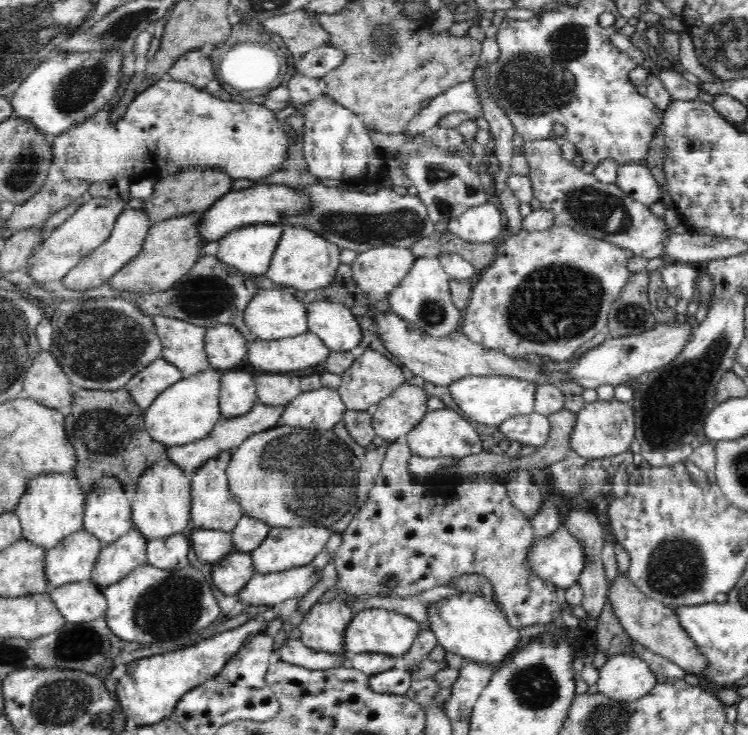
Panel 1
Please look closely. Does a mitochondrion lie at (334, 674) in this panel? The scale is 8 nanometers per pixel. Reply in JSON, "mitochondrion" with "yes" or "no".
{"mitochondrion":"no"}

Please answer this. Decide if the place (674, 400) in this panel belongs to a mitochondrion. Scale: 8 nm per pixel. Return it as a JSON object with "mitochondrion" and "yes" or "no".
{"mitochondrion":"yes"}

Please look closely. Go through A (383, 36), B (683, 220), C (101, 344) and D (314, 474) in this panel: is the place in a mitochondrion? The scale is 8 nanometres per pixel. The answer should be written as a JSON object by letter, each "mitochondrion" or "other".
{"A":"mitochondrion","B":"other","C":"mitochondrion","D":"mitochondrion"}

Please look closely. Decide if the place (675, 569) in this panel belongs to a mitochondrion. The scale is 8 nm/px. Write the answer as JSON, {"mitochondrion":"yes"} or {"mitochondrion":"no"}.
{"mitochondrion":"yes"}

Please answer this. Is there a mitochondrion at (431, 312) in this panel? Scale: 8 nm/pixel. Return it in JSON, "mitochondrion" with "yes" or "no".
{"mitochondrion":"yes"}

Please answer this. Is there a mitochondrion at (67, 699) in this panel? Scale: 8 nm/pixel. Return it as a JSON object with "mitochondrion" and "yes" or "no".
{"mitochondrion":"yes"}

